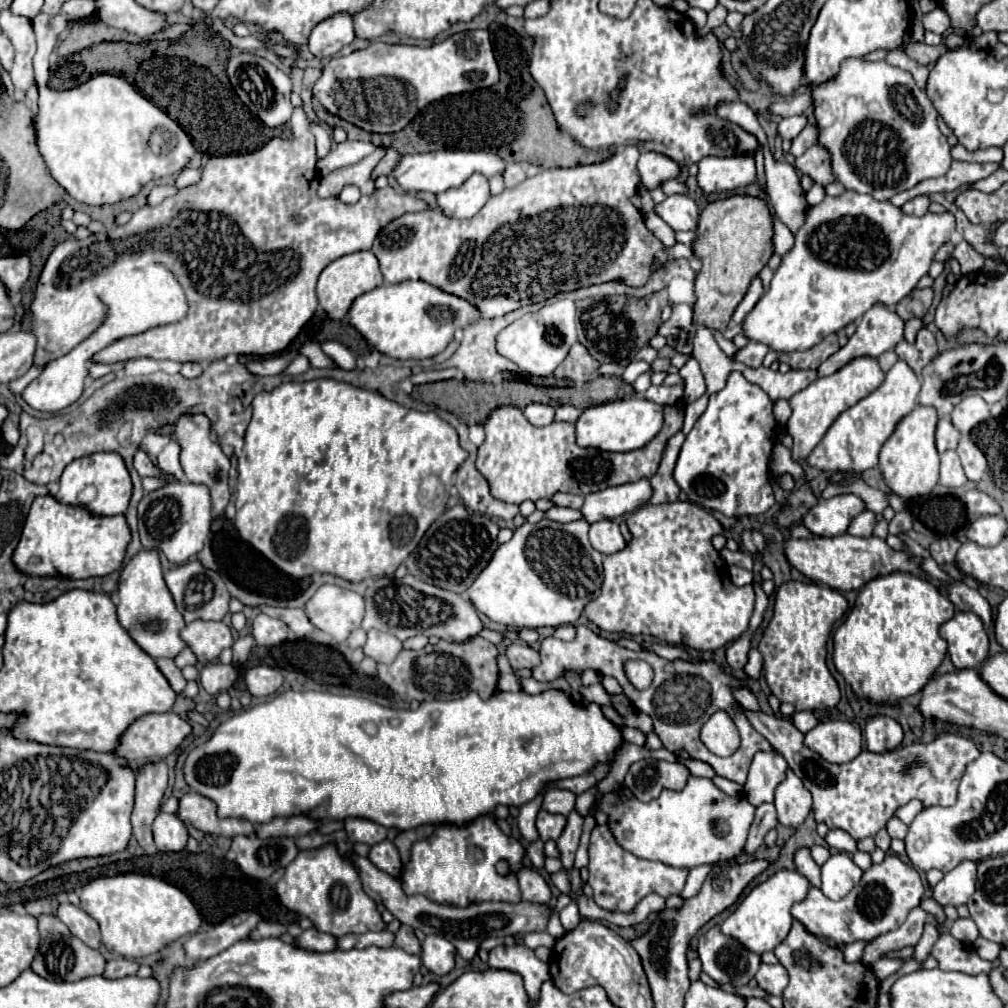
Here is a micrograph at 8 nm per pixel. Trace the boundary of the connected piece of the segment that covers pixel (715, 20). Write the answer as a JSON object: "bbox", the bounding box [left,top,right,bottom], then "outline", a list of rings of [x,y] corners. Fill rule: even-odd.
{"bbox":[697,5,727,37],"outline":[[[717,5],[711,13],[709,13],[709,19],[707,19],[706,25],[697,30],[697,34],[699,37],[706,36],[713,27],[719,27],[719,25],[723,25],[725,23],[725,17],[727,17],[727,9],[723,7],[723,5]]]}

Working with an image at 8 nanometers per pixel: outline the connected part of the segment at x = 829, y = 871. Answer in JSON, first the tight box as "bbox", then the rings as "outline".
{"bbox":[821,853,863,899],"outline":[[[833,853],[821,865],[821,891],[829,899],[843,899],[861,879],[863,871],[847,853]]]}

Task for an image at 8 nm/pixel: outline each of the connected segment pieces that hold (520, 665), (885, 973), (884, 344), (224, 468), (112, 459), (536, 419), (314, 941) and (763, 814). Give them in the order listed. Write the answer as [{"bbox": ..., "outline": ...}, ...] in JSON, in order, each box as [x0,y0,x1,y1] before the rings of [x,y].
[{"bbox":[507,643,541,669],"outline":[[[511,643],[507,647],[507,657],[513,669],[533,669],[541,663],[539,653],[525,643]]]},{"bbox":[871,957,905,981],"outline":[[[891,957],[891,959],[879,959],[877,963],[873,963],[873,965],[871,965],[871,969],[873,969],[875,977],[877,977],[879,981],[883,981],[883,979],[887,979],[889,975],[897,973],[897,971],[901,969],[901,965],[903,965],[903,963],[905,963],[905,959],[901,959],[901,957]]]},{"bbox":[817,305,903,377],"outline":[[[883,305],[871,307],[857,325],[857,331],[849,337],[847,345],[833,353],[817,367],[817,377],[825,377],[841,369],[855,357],[869,355],[879,357],[883,351],[893,349],[903,339],[903,321],[893,309]]]},{"bbox":[167,413,231,515],"outline":[[[199,413],[199,415],[181,415],[175,425],[167,427],[167,431],[181,445],[181,465],[183,465],[183,471],[185,471],[185,479],[191,481],[191,483],[207,485],[211,489],[211,501],[213,501],[215,513],[223,515],[227,503],[231,501],[231,491],[229,491],[229,483],[227,483],[229,459],[221,451],[217,441],[213,439],[209,419],[203,413]]]},{"bbox":[55,451,133,515],"outline":[[[103,451],[103,453],[93,453],[69,463],[59,479],[59,493],[55,495],[55,499],[65,505],[77,505],[77,495],[85,489],[85,485],[97,487],[97,497],[87,505],[87,509],[93,515],[121,515],[127,511],[131,495],[133,495],[133,483],[125,467],[125,461],[119,453]]]},{"bbox":[523,403,555,425],"outline":[[[529,403],[523,409],[523,413],[533,425],[549,425],[553,421],[555,409],[551,405],[543,405],[543,403]]]},{"bbox":[295,929,337,951],"outline":[[[317,929],[303,931],[303,935],[299,935],[295,943],[309,951],[335,951],[337,949],[337,937],[329,933],[321,933]]]},{"bbox":[745,803,777,855],"outline":[[[763,803],[757,807],[755,813],[755,821],[749,829],[749,837],[745,843],[745,853],[753,855],[761,845],[763,845],[763,837],[769,829],[773,829],[777,825],[777,811],[773,803]]]}]

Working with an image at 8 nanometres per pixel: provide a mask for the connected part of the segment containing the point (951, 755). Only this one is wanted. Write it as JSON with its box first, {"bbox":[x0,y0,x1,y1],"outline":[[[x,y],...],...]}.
{"bbox":[745,711,981,841],"outline":[[[745,711],[745,713],[751,721],[751,725],[771,743],[771,747],[775,747],[775,751],[779,751],[787,759],[787,765],[795,771],[795,775],[799,775],[803,779],[805,787],[811,791],[815,821],[825,823],[829,829],[845,829],[855,841],[861,841],[865,837],[875,837],[875,833],[879,829],[885,829],[885,823],[895,813],[895,809],[909,803],[911,799],[919,799],[923,803],[923,807],[955,803],[959,779],[961,779],[967,763],[971,763],[975,757],[981,755],[981,751],[975,747],[973,741],[969,741],[961,735],[945,733],[945,735],[935,737],[931,743],[911,743],[911,745],[903,745],[899,749],[887,751],[883,755],[871,753],[871,751],[861,751],[853,761],[837,765],[837,763],[825,761],[821,755],[817,755],[813,749],[809,749],[803,743],[803,733],[791,723],[791,719],[771,717],[763,711],[759,711],[759,713]]]}

